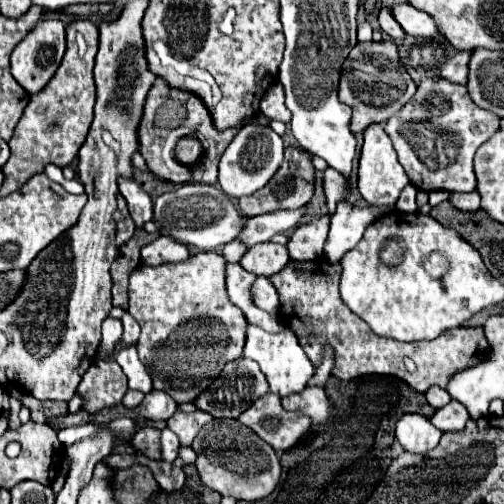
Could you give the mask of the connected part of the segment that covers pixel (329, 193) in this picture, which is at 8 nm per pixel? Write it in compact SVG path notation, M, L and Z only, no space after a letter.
M332 167L324 169L324 195L328 211L330 215L334 215L338 203L350 195L350 181L342 173L336 173L336 169Z

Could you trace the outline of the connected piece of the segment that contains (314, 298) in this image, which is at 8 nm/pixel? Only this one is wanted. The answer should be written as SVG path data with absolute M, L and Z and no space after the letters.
M324 257L314 261L290 261L270 281L280 293L280 317L298 335L302 349L314 365L320 363L322 347L330 343L336 351L332 375L338 379L356 379L362 375L394 375L404 379L412 389L424 393L432 385L446 387L454 373L482 363L490 355L490 343L482 327L454 327L434 341L400 343L388 337L378 337L348 305L340 299L338 281L340 265L330 265Z

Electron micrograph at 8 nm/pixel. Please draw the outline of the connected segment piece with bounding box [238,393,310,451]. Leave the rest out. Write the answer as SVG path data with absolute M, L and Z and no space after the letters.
M274 393L258 397L258 401L250 405L250 409L240 413L238 421L250 427L276 451L288 451L290 447L294 447L310 425L310 419L302 413L286 411L280 403L280 397Z

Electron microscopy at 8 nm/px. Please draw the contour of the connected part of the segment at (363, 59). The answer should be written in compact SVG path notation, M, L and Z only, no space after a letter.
M392 41L358 43L342 65L338 97L352 109L352 123L350 123L352 133L362 133L368 125L386 121L386 117L398 111L402 105L406 105L414 97L414 93L416 85L402 67L396 45Z

